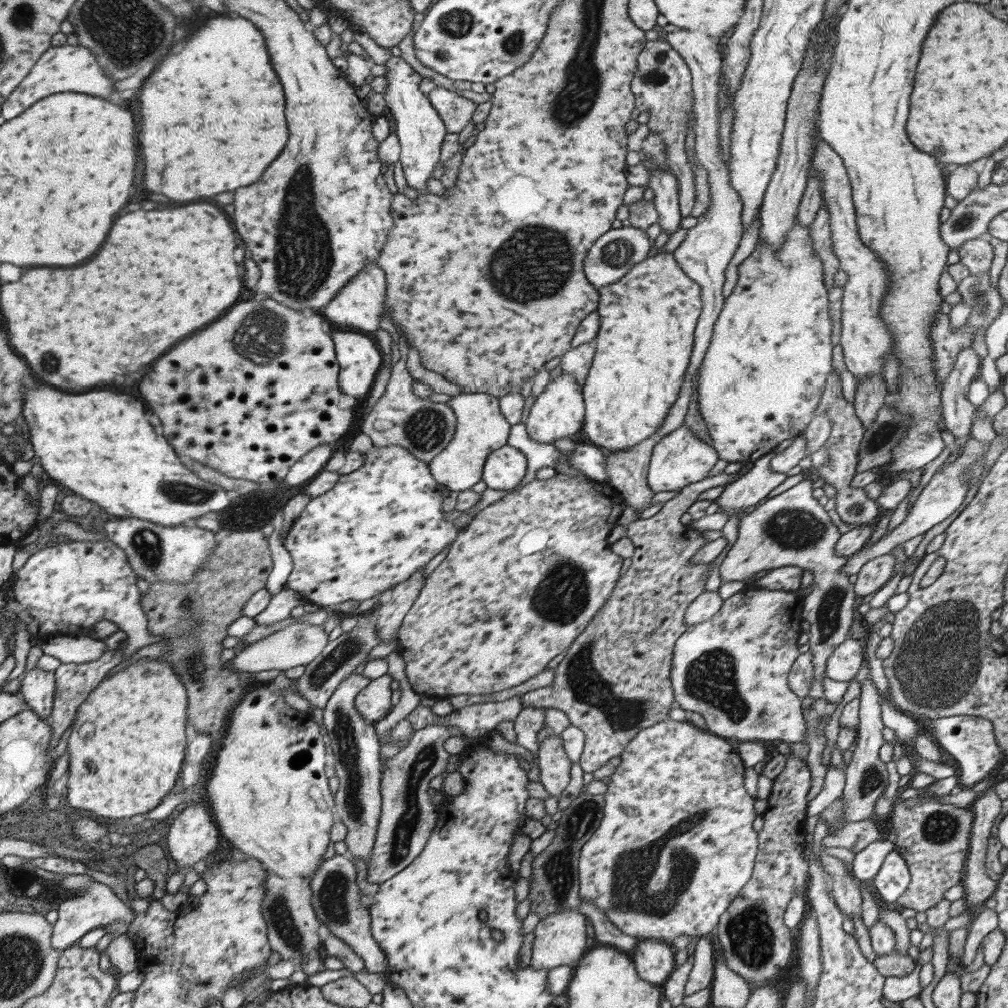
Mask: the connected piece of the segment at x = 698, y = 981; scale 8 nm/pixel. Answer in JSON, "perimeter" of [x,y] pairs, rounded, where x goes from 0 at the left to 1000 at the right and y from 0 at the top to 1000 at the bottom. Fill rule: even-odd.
{"perimeter":[[[694,930],[688,944],[688,960],[685,963],[679,987],[684,988],[704,979],[708,962],[708,938],[700,930]]]}

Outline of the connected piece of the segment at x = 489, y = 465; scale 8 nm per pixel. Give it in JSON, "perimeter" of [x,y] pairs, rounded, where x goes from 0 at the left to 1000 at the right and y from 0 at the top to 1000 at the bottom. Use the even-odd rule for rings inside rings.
{"perimeter":[[[502,440],[484,451],[477,475],[486,486],[506,487],[520,474],[522,463],[522,451]]]}

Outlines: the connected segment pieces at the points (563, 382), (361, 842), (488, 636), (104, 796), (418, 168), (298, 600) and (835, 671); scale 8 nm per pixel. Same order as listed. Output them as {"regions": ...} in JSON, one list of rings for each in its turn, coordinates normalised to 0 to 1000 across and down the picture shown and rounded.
{"regions":[[[[558,370],[555,375],[550,375],[542,382],[542,386],[537,393],[530,398],[522,417],[522,428],[524,433],[532,438],[540,440],[550,440],[557,435],[567,435],[569,431],[577,426],[580,415],[580,401],[577,396],[578,388],[571,376],[563,370]]],[[[349,667],[338,676],[339,679],[320,702],[320,716],[331,747],[328,757],[333,763],[332,770],[336,772],[335,784],[330,789],[331,808],[334,815],[341,817],[345,823],[342,831],[345,840],[343,848],[347,852],[355,850],[365,857],[369,850],[378,809],[378,736],[371,718],[365,718],[352,703],[353,689],[367,679],[368,674]]],[[[553,470],[544,476],[532,476],[515,486],[504,488],[494,498],[489,498],[477,506],[467,519],[456,527],[455,533],[448,538],[446,547],[437,561],[424,571],[421,581],[400,613],[395,625],[395,645],[403,658],[403,671],[411,687],[416,689],[427,689],[433,692],[445,692],[453,688],[488,688],[502,683],[514,681],[525,673],[542,664],[544,657],[560,647],[571,632],[579,628],[583,618],[602,597],[610,585],[617,567],[619,555],[606,547],[601,537],[605,527],[612,522],[611,517],[622,502],[618,493],[609,483],[586,476],[581,472],[562,472]]],[[[149,653],[138,654],[132,659],[125,661],[123,664],[115,667],[108,672],[103,672],[97,681],[90,685],[85,694],[77,701],[74,713],[72,714],[71,726],[66,738],[66,746],[68,750],[68,773],[67,773],[67,796],[73,802],[80,802],[93,808],[101,810],[101,813],[127,813],[131,813],[135,808],[145,808],[151,802],[155,802],[159,798],[159,794],[173,782],[177,770],[179,770],[179,762],[183,756],[183,744],[185,744],[185,714],[187,714],[187,691],[186,685],[179,671],[175,669],[169,658],[159,657],[157,654]]],[[[388,55],[381,65],[385,67],[382,74],[385,84],[381,97],[385,109],[391,117],[391,131],[398,143],[396,159],[404,179],[404,185],[413,187],[416,193],[420,193],[425,191],[423,180],[429,176],[431,165],[438,159],[438,143],[444,131],[438,116],[433,111],[427,98],[415,86],[419,81],[419,75],[396,56]]],[[[282,583],[269,593],[266,601],[251,614],[258,621],[270,621],[282,615],[294,601],[300,601],[304,596],[300,588]]],[[[845,633],[831,639],[822,651],[818,668],[831,677],[842,677],[856,663],[858,651],[855,637]]]]}

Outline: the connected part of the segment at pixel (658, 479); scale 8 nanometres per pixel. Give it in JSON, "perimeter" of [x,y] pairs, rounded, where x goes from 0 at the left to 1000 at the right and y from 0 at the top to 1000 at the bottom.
{"perimeter":[[[679,419],[675,426],[662,431],[650,440],[642,468],[643,483],[649,489],[677,487],[687,478],[700,475],[712,455],[710,445],[694,437]]]}

